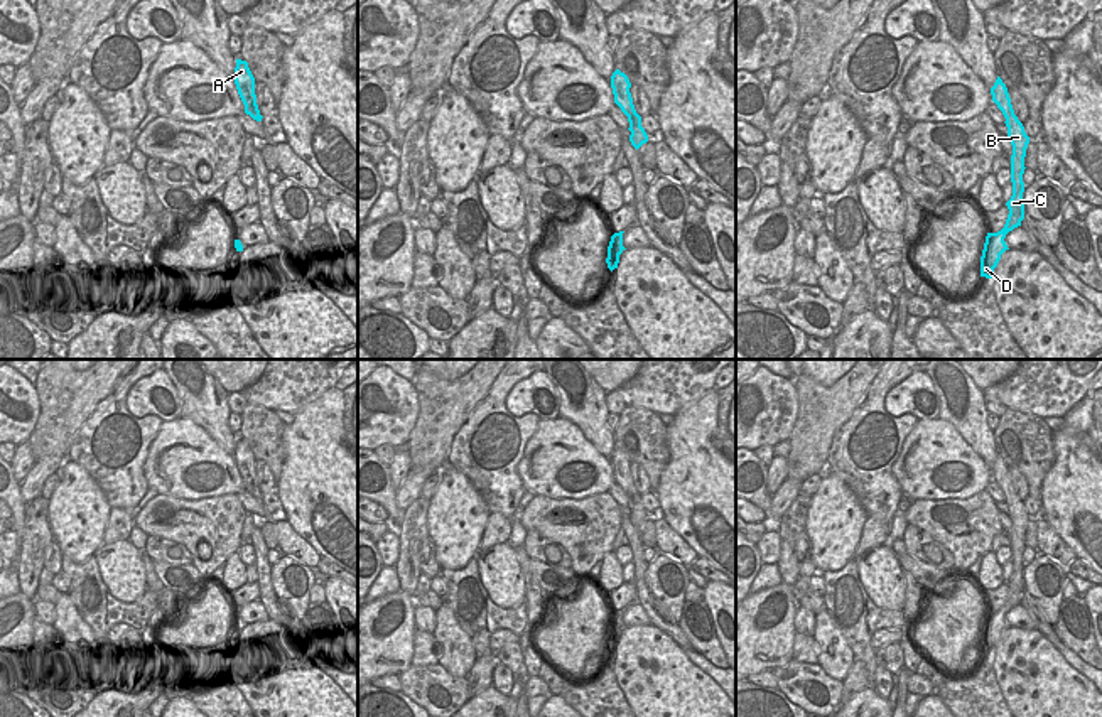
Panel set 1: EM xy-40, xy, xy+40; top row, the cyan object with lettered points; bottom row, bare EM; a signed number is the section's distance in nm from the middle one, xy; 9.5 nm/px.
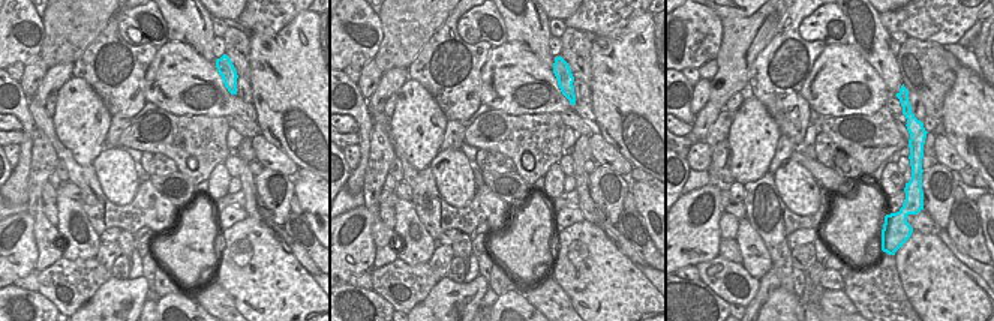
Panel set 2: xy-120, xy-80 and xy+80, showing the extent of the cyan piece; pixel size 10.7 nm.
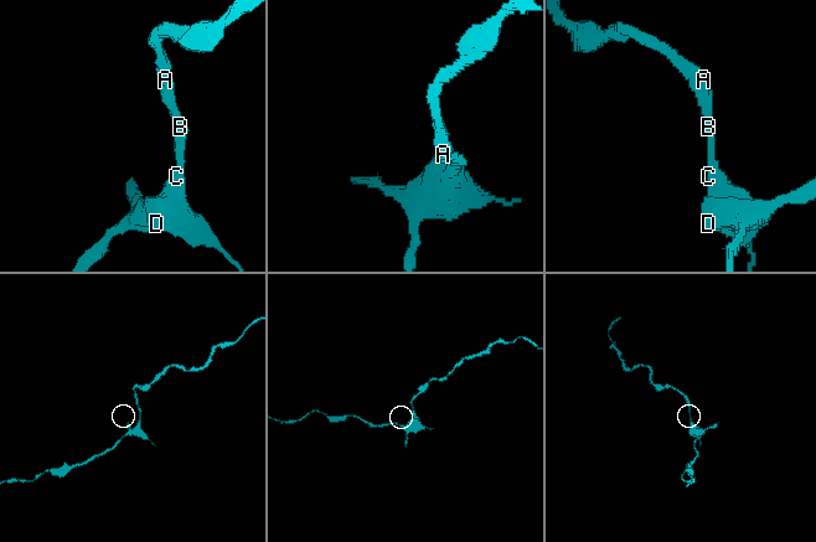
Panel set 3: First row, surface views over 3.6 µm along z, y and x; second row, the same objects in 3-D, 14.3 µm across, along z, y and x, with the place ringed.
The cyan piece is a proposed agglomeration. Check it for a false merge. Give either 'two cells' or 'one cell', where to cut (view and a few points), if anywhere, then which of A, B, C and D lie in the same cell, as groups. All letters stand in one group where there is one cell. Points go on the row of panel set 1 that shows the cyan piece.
one cell; cut none; groups A B C D

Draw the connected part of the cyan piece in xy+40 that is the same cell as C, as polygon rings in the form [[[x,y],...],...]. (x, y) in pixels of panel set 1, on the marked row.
[[[997,76],[994,86],[991,88],[992,101],[997,105],[997,108],[1002,111],[1006,118],[1007,127],[1007,138],[1013,145],[1013,155],[1011,155],[1011,182],[1013,182],[1013,196],[1006,202],[1009,214],[1006,219],[1006,224],[997,233],[987,233],[982,256],[980,256],[980,277],[992,278],[992,272],[997,267],[1001,255],[1009,250],[1004,238],[1009,231],[1021,226],[1021,221],[1024,219],[1024,157],[1026,148],[1029,143],[1029,137],[1024,132],[1023,123],[1014,115],[1011,98],[1007,93],[1006,84]]]

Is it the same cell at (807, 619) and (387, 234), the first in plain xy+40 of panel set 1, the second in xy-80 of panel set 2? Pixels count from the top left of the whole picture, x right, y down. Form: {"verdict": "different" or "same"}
{"verdict": "different"}

